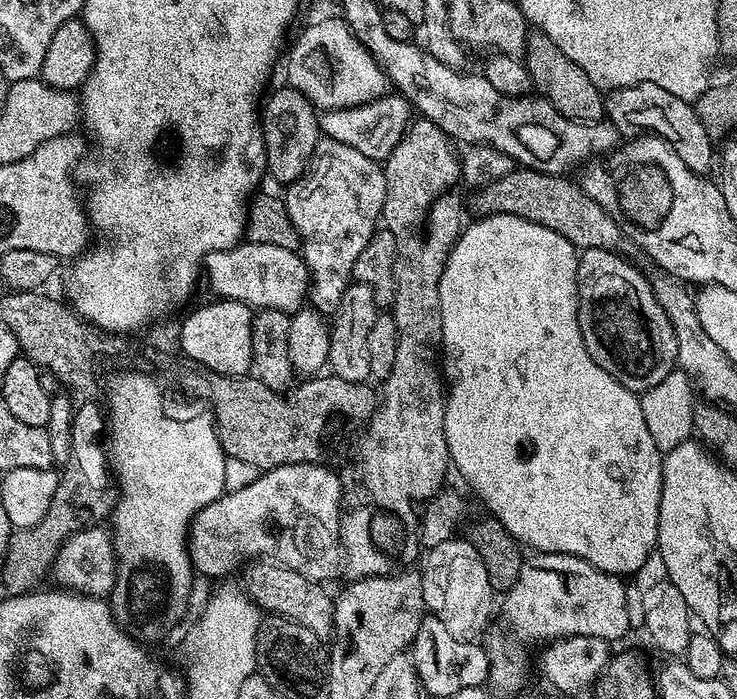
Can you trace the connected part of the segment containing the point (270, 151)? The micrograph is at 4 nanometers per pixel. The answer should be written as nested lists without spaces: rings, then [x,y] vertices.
[[[273,87],[262,104],[262,127],[268,159],[267,175],[273,176],[281,186],[292,184],[304,173],[314,154],[314,146],[318,146],[322,139],[316,105],[307,100],[297,88]]]

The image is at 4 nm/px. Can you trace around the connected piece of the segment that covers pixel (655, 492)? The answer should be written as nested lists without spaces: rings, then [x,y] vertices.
[[[486,216],[477,219],[475,222],[477,224],[472,224],[469,228],[467,225],[461,231],[460,237],[458,237],[455,246],[452,248],[452,253],[448,255],[448,261],[444,267],[444,273],[440,275],[440,285],[438,286],[440,309],[442,310],[442,338],[439,343],[442,345],[442,376],[446,381],[444,437],[446,438],[448,459],[451,467],[455,471],[457,468],[464,475],[465,482],[470,487],[476,488],[481,502],[492,511],[490,512],[491,515],[520,545],[528,547],[529,544],[532,550],[535,550],[537,553],[561,552],[562,554],[577,556],[585,560],[590,566],[594,566],[603,572],[609,572],[611,576],[627,578],[638,570],[638,566],[642,566],[642,562],[646,562],[646,558],[653,552],[656,546],[658,506],[662,502],[662,466],[664,465],[664,461],[658,446],[655,445],[654,440],[650,438],[649,431],[646,430],[645,419],[642,418],[640,396],[626,386],[622,386],[622,382],[610,378],[610,374],[606,374],[606,370],[602,370],[602,366],[598,366],[598,362],[594,362],[594,358],[590,358],[590,350],[586,350],[586,342],[582,342],[582,330],[578,326],[578,282],[576,281],[578,249],[570,242],[566,242],[566,238],[562,238],[562,234],[554,234],[554,230],[546,230],[546,226],[538,226],[526,218],[518,218],[517,216]]]

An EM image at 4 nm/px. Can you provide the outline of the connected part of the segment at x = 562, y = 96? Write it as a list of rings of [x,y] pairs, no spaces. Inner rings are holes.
[[[534,32],[525,44],[524,65],[531,76],[535,91],[564,117],[584,123],[597,123],[605,115],[605,97],[596,84],[590,82],[589,75],[575,65],[550,41],[544,33]]]

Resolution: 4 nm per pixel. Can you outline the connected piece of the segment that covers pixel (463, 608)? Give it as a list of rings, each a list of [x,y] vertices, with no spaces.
[[[455,536],[427,549],[421,569],[425,609],[445,624],[449,635],[475,643],[484,630],[494,608],[496,593],[490,586],[485,562],[473,544],[462,536]]]

